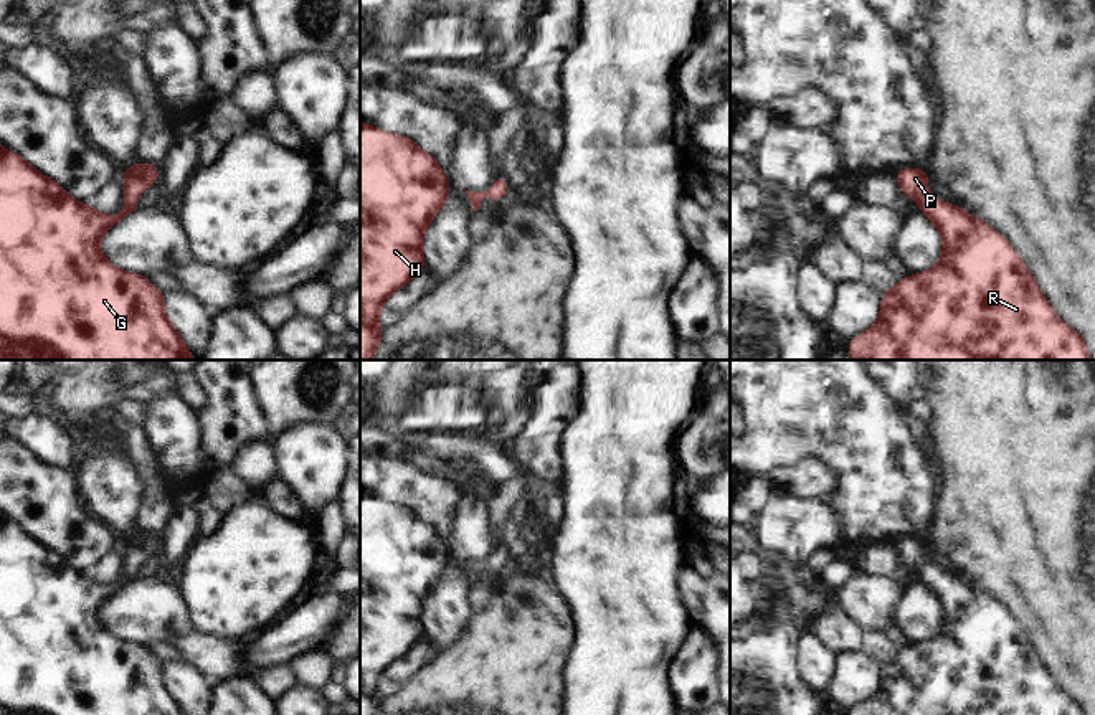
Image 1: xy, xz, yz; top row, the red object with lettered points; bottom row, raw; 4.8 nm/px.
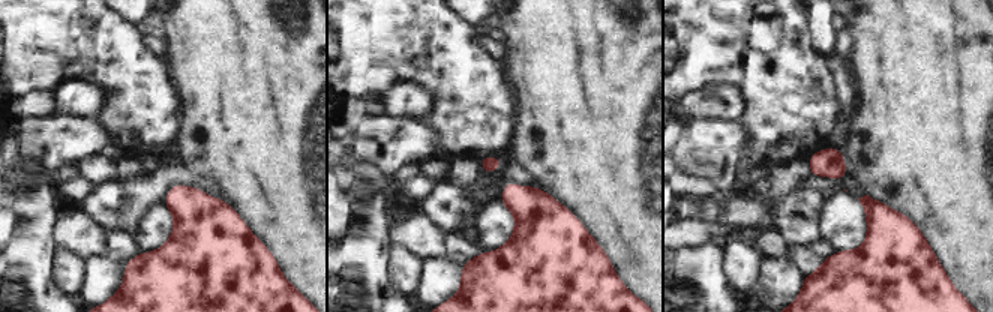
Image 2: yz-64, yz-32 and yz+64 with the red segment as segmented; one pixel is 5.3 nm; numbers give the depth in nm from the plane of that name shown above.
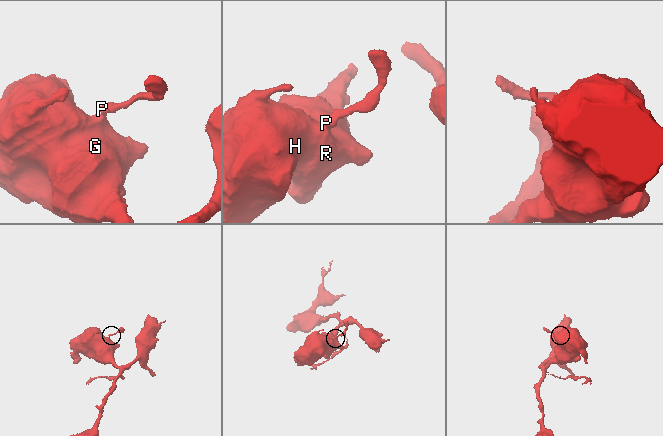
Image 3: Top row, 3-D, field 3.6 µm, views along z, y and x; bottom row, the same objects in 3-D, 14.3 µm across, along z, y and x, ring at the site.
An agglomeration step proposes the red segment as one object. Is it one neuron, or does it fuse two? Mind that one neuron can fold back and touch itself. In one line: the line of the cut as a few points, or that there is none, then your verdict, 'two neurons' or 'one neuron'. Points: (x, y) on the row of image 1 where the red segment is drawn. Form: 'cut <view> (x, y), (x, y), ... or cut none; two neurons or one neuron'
cut none; one neuron

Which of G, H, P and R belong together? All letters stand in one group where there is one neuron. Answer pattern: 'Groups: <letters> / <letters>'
Groups: G H P R

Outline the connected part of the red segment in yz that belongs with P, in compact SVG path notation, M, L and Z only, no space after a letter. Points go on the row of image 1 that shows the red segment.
M903 167L894 175L898 192L917 201L920 213L940 233L941 254L930 269L897 279L880 294L875 324L852 337L844 348L851 360L1093 360L1085 337L1059 317L1009 239L958 203L933 195L928 190L927 168Z

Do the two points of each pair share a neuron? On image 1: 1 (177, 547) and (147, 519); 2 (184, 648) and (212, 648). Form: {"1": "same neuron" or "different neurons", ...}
{"1": "different neurons", "2": "same neuron"}

